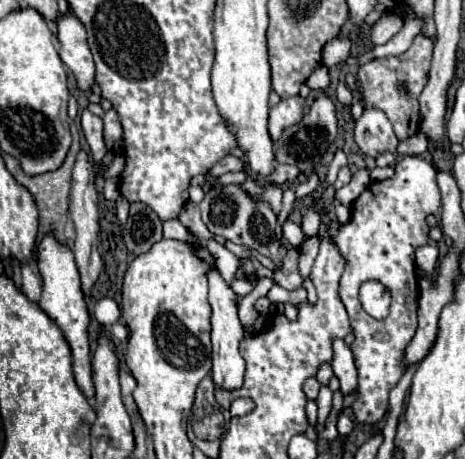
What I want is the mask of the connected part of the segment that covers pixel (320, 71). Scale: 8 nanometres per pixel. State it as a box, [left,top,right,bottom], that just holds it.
[307,64,329,90]

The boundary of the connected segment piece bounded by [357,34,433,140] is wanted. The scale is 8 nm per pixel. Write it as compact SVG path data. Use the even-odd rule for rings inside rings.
M419 34L411 48L399 56L387 56L379 58L373 62L367 62L359 66L357 80L359 80L359 90L363 96L365 108L379 108L387 114L387 118L393 124L393 130L399 140L405 140L413 136L419 130L419 104L417 96L421 94L423 86L427 84L429 78L429 64L431 64L431 54L433 54L433 40ZM407 82L407 94L399 94L397 84Z

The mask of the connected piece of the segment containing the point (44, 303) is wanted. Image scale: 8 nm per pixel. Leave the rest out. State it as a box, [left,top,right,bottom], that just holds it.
[37,236,93,398]

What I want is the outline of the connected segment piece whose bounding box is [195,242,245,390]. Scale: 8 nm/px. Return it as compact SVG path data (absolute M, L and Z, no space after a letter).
M195 242L195 244L199 246L197 254L199 254L201 258L205 258L205 260L213 266L213 270L207 274L207 278L209 278L209 304L211 304L211 308L213 308L213 314L211 314L211 326L213 326L213 334L211 334L211 338L213 338L213 368L211 368L211 378L213 378L213 384L215 384L217 388L237 390L237 388L243 386L243 372L245 372L245 362L243 362L243 358L241 358L241 354L239 354L239 342L243 340L243 324L239 322L239 316L237 316L237 294L223 282L219 270L215 268L213 256L211 256L199 242Z

